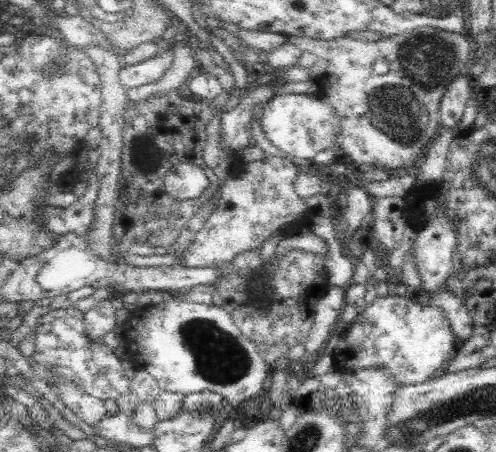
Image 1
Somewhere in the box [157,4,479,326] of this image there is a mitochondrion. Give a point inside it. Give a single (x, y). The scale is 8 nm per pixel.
(425, 56)

